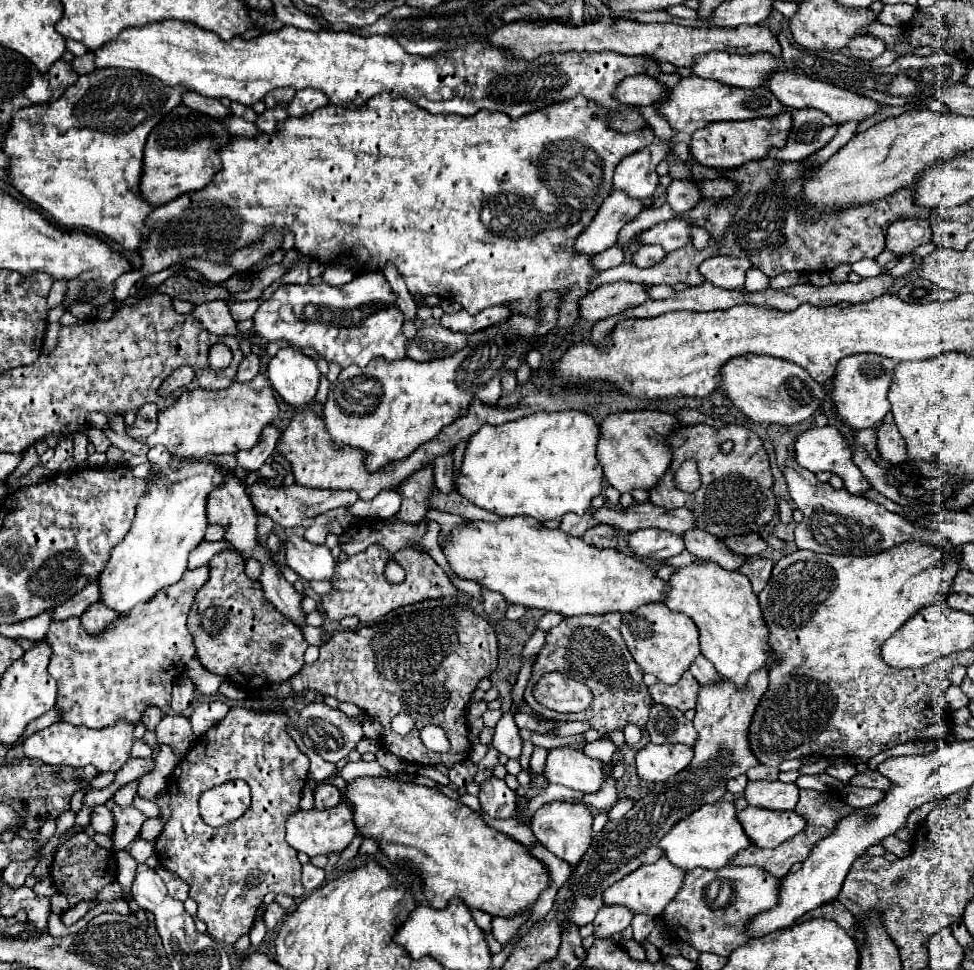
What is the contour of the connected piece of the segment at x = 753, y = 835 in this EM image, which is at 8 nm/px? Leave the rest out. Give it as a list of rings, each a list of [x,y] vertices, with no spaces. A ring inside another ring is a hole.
[[[747,807],[737,813],[739,823],[757,847],[775,849],[787,839],[805,831],[807,821],[795,811],[771,811],[761,807]]]

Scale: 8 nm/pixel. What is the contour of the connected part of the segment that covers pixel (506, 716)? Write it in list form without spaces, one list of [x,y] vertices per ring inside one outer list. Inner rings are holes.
[[[509,711],[503,713],[499,719],[495,733],[493,733],[493,743],[491,743],[499,753],[507,755],[509,759],[519,759],[521,757],[521,737],[519,737],[519,727],[515,727],[513,715]]]

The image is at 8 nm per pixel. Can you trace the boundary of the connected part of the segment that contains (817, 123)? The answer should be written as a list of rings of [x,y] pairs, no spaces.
[[[799,109],[791,111],[793,125],[787,143],[781,149],[769,151],[769,157],[779,161],[801,161],[811,153],[819,151],[837,131],[837,123],[833,123],[825,113],[817,109]]]

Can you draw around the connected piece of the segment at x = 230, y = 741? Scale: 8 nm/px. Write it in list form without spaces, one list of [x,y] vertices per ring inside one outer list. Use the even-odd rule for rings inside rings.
[[[231,707],[219,725],[197,739],[195,747],[189,749],[167,781],[173,815],[155,841],[155,855],[165,869],[177,873],[191,885],[189,897],[197,901],[197,917],[207,925],[207,933],[217,941],[233,945],[241,935],[249,933],[255,923],[257,907],[263,903],[267,893],[285,893],[293,899],[299,899],[305,893],[297,851],[285,841],[285,817],[299,809],[301,791],[305,787],[305,779],[309,777],[309,759],[287,735],[287,725],[289,717],[285,713],[255,713],[243,707]],[[231,779],[243,779],[251,787],[251,807],[235,823],[207,827],[207,823],[199,819],[199,797],[203,791],[223,785]]]

